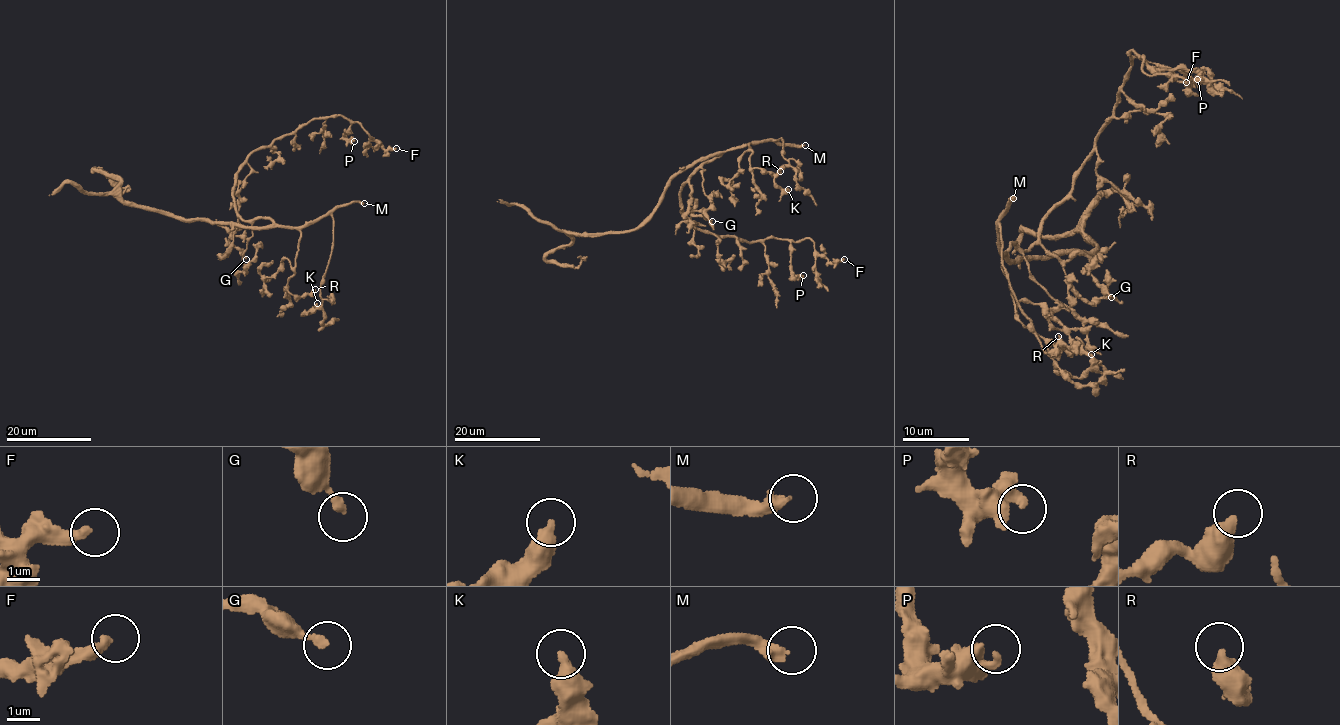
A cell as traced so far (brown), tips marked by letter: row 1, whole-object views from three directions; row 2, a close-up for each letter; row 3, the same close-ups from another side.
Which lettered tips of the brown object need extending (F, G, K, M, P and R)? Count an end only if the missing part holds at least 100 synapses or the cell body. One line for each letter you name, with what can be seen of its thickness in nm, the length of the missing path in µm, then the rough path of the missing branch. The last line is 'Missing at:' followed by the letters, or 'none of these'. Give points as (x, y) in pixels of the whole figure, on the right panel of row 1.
M: 360 nm thick; about 60 µm are missing; missing branch runs (1013, 198), (1043, 182), (1111, 181), (1156, 95), (1178, 112), (1211, 113), (1218, 100)
Missing at: M

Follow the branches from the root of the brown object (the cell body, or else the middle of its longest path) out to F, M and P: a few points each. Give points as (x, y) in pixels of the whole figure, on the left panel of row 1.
F: (257, 219), (237, 213), (235, 175), (253, 151), (312, 119), (345, 116), (386, 150), (396, 148)
M: (257, 219), (267, 217), (286, 227), (303, 227), (341, 206), (355, 201), (364, 203)
P: (257, 219), (237, 213), (232, 191), (253, 151), (312, 119), (336, 115), (350, 122), (344, 135), (354, 141)

